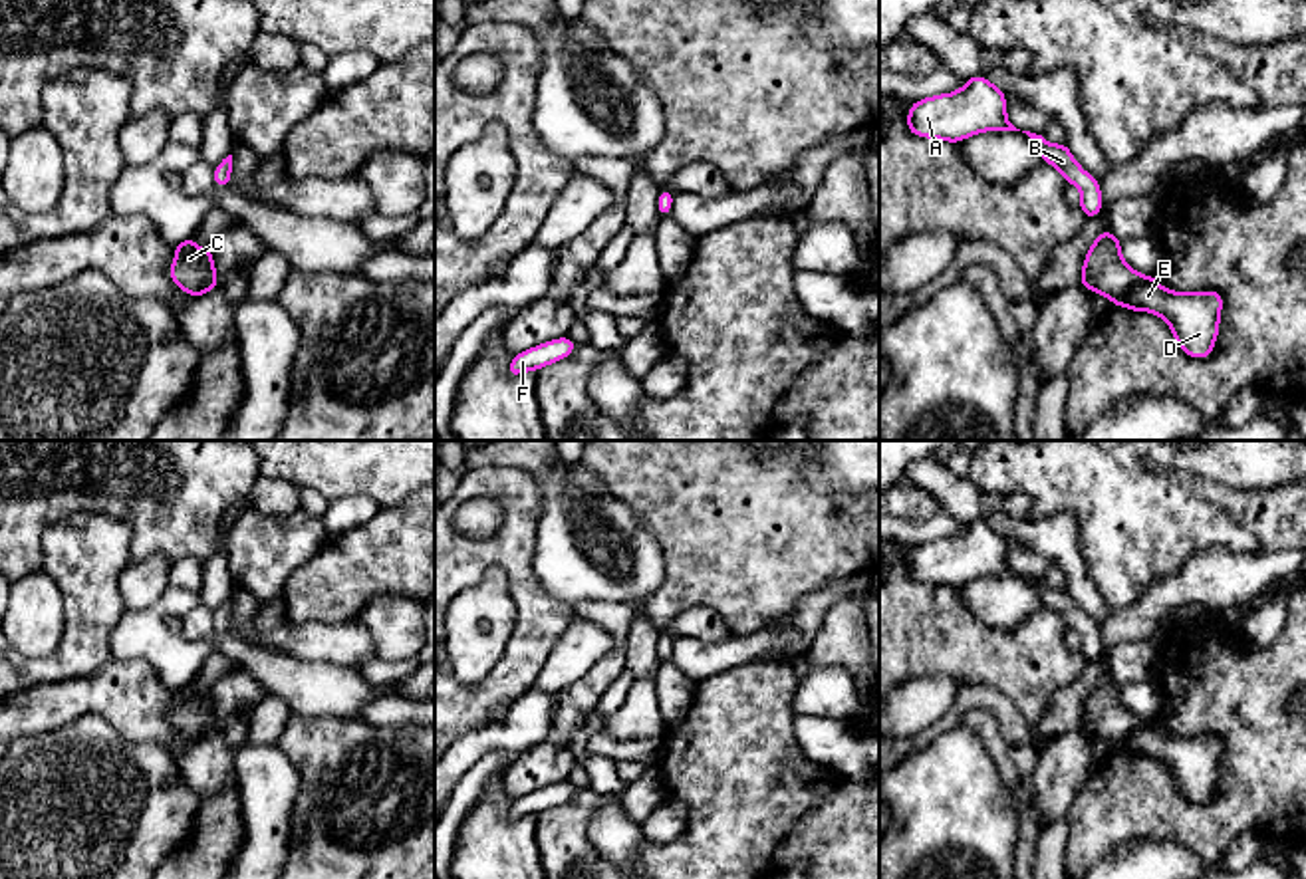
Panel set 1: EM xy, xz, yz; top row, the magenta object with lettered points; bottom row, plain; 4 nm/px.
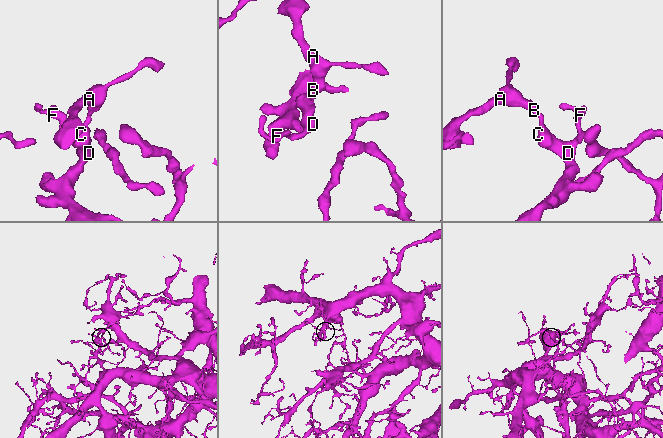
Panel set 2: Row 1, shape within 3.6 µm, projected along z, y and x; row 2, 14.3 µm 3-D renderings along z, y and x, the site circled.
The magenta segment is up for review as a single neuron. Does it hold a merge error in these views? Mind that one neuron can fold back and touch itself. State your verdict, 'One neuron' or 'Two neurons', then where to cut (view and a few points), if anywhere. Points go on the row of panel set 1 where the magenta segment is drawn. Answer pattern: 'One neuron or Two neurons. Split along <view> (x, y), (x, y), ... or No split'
One neuron. No split

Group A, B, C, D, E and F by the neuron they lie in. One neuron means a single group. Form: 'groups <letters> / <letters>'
groups A B C D E F

